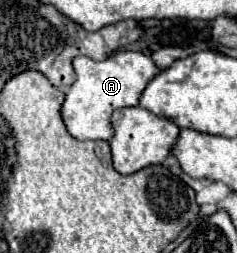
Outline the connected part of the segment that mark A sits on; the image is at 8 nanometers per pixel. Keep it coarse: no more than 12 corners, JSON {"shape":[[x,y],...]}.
{"shape":[[121,50],[73,60],[61,116],[77,140],[111,140],[111,114],[139,106],[161,72]]}

